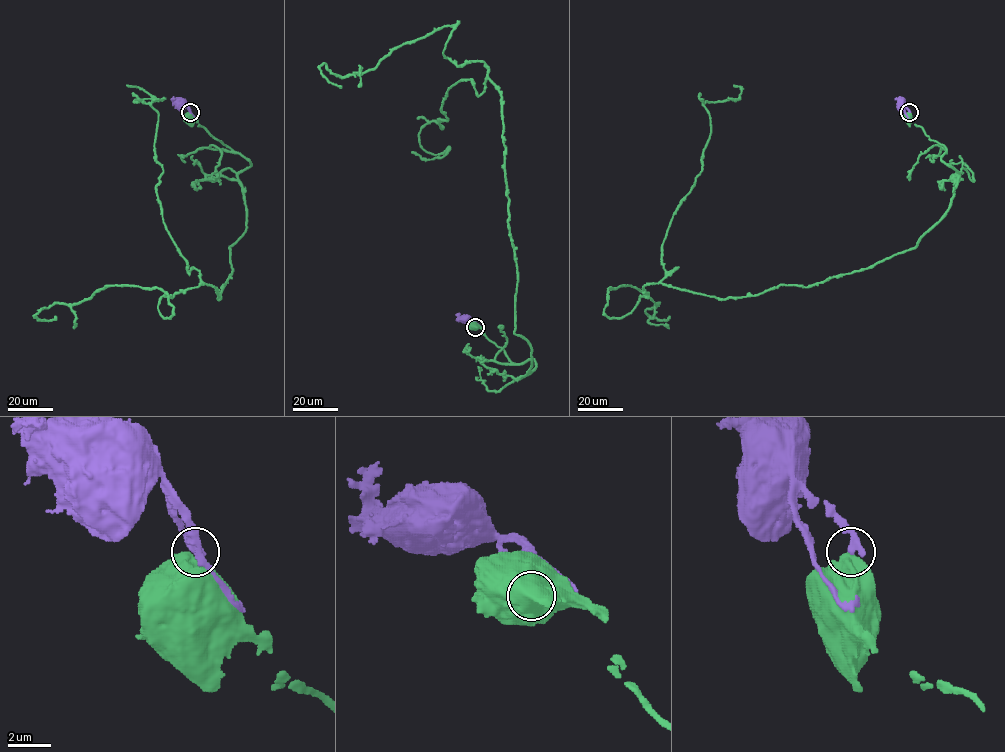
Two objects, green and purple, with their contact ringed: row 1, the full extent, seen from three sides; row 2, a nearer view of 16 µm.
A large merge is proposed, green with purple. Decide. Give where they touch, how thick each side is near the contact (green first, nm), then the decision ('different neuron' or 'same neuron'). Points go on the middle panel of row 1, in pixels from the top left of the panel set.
(475, 327) | 850/360 nm | different neuron

